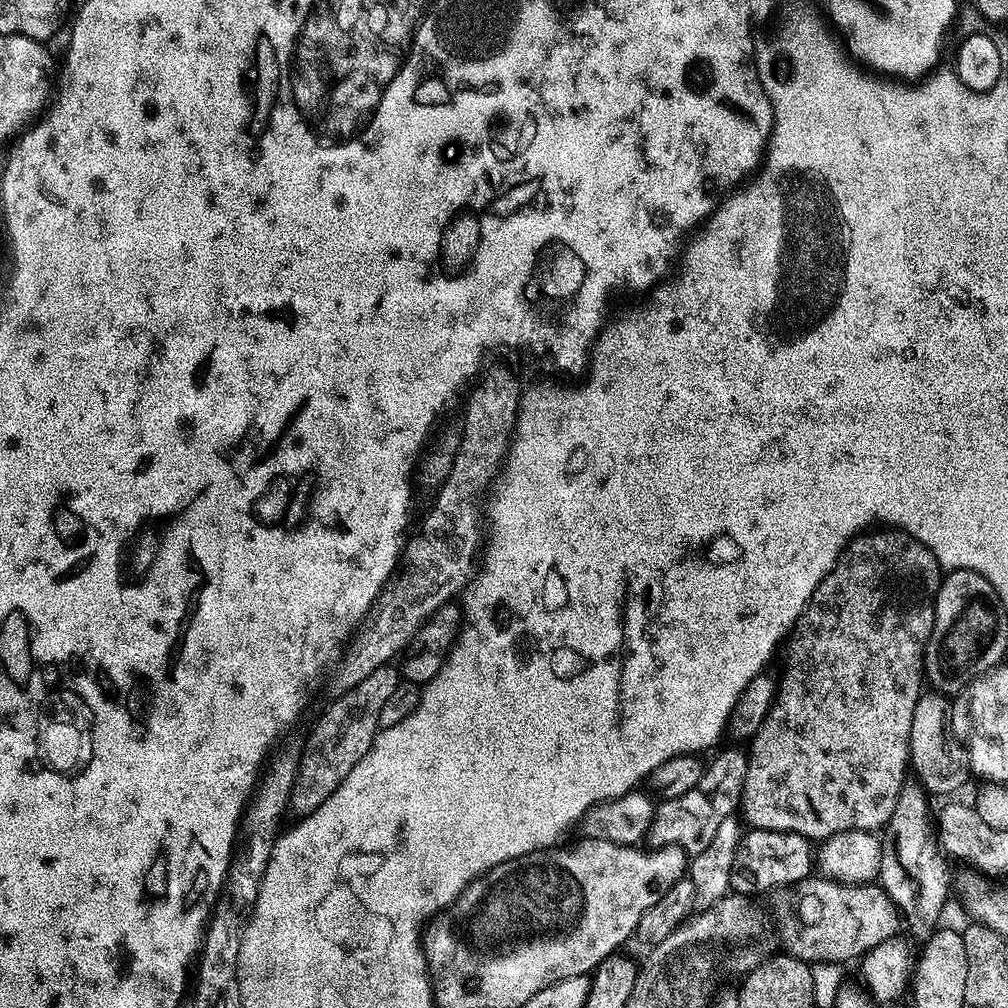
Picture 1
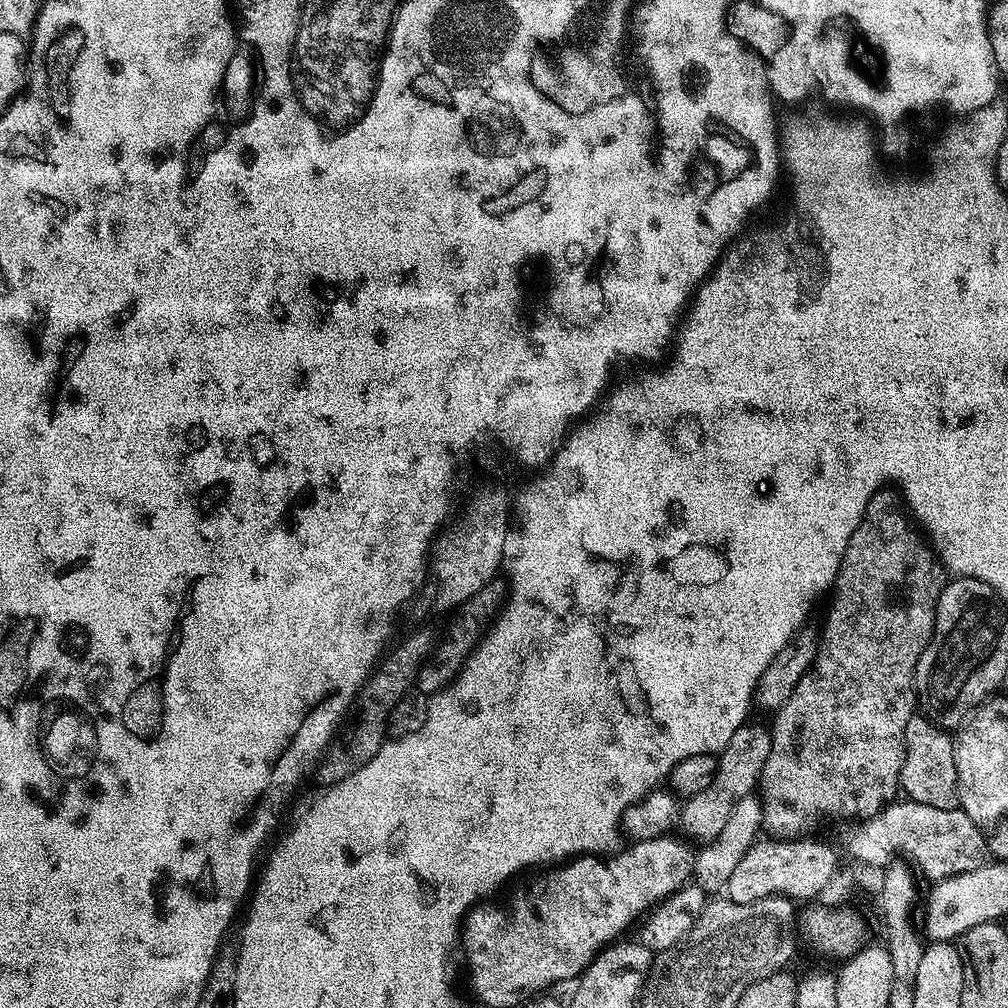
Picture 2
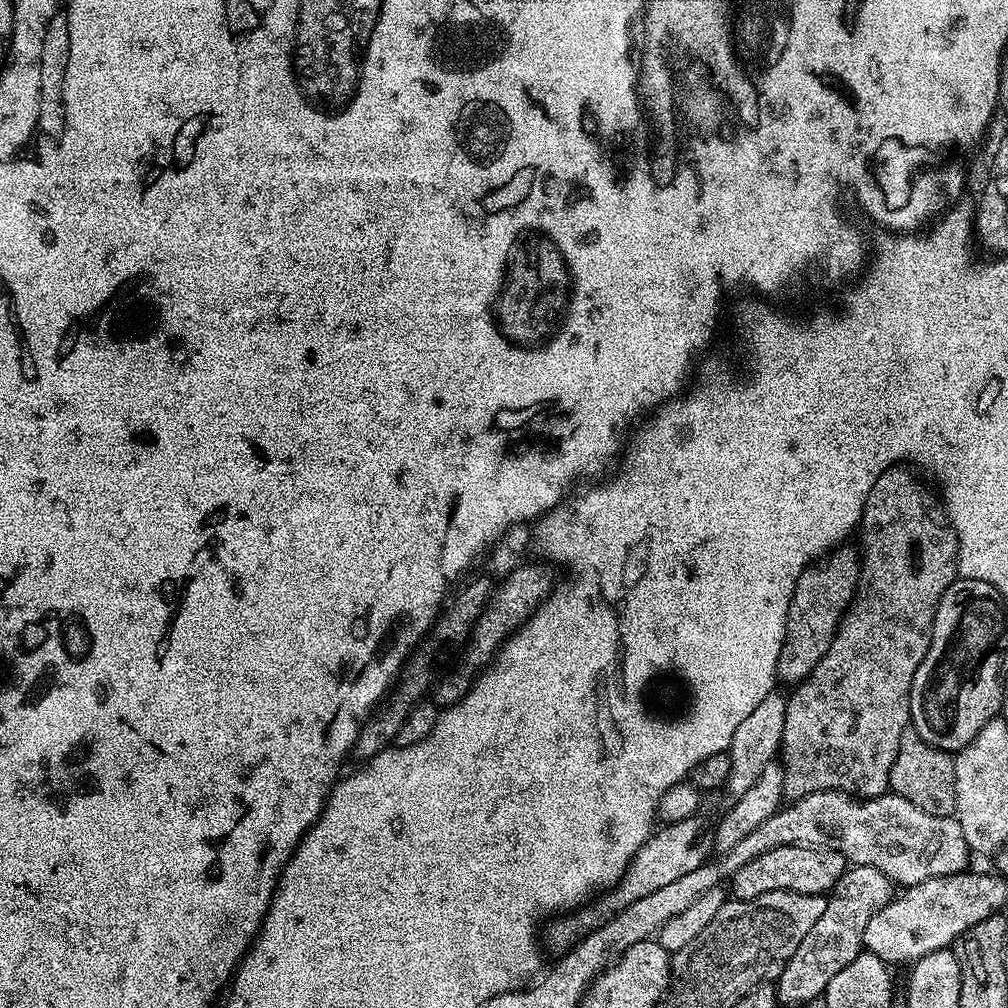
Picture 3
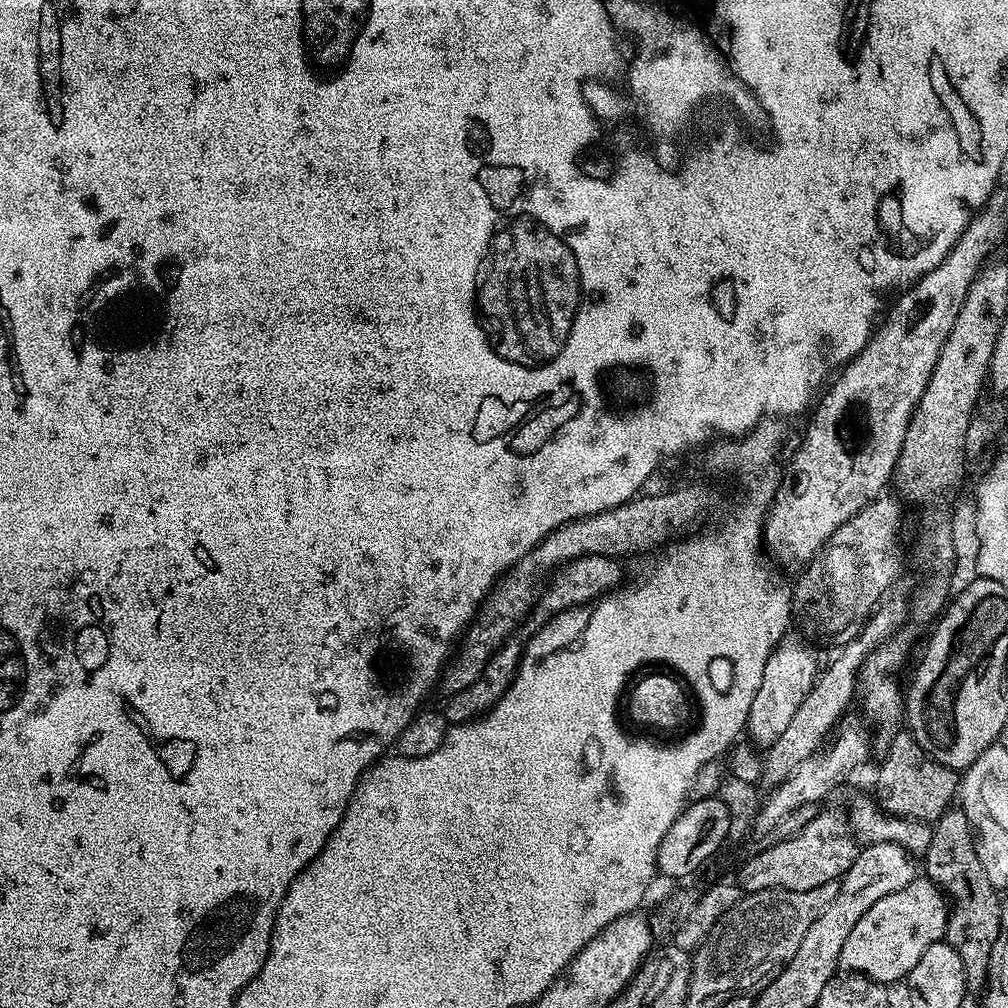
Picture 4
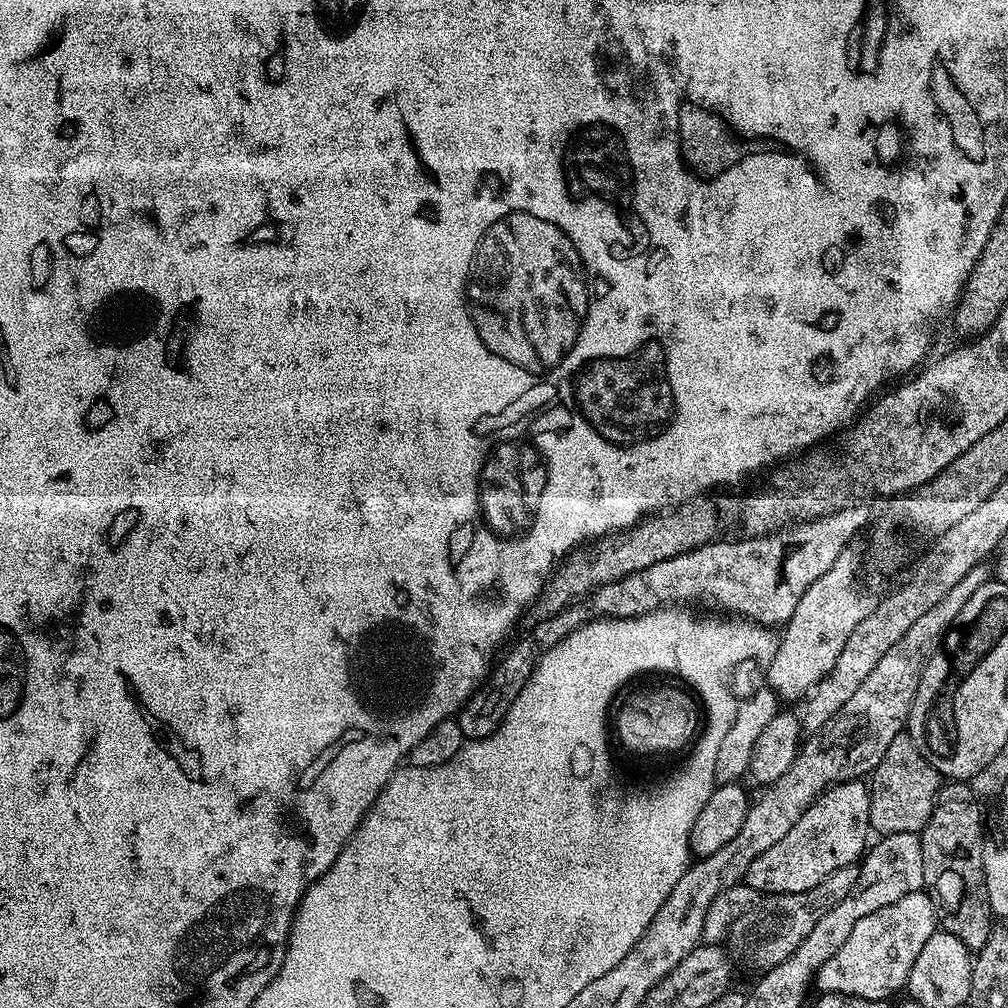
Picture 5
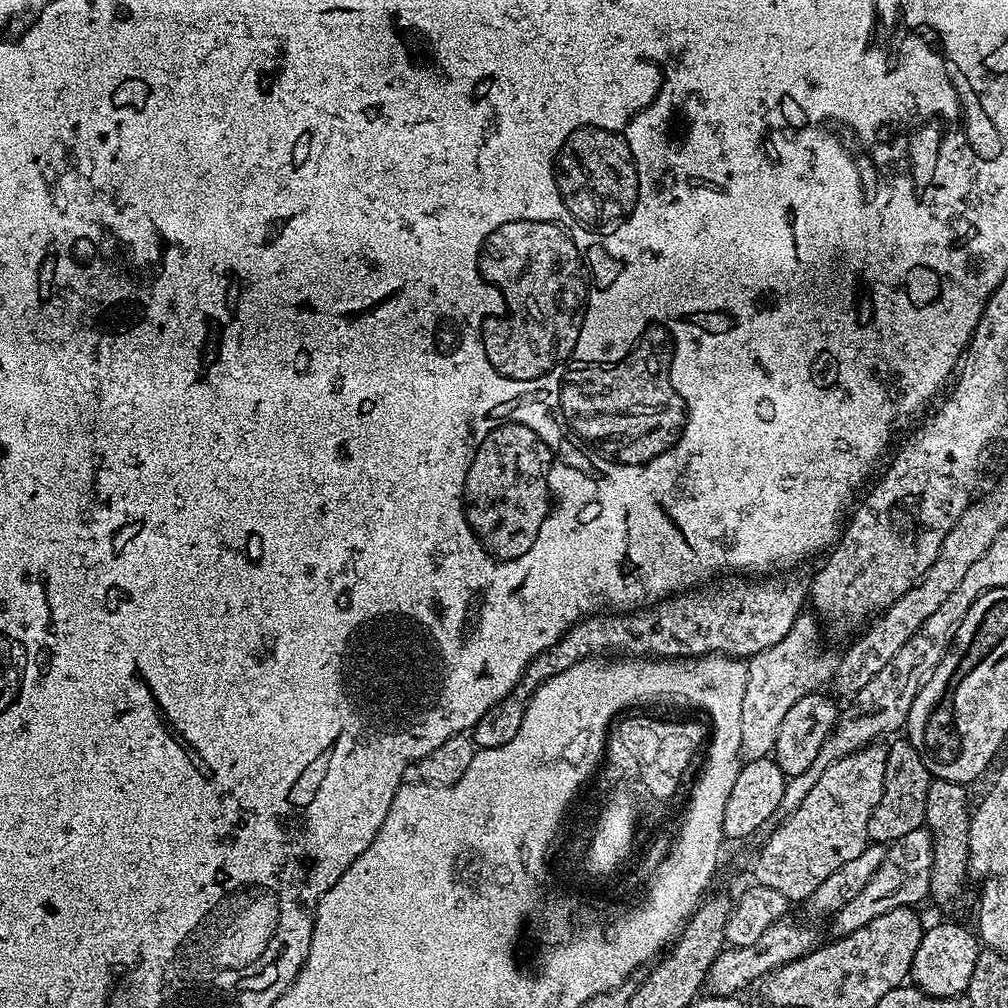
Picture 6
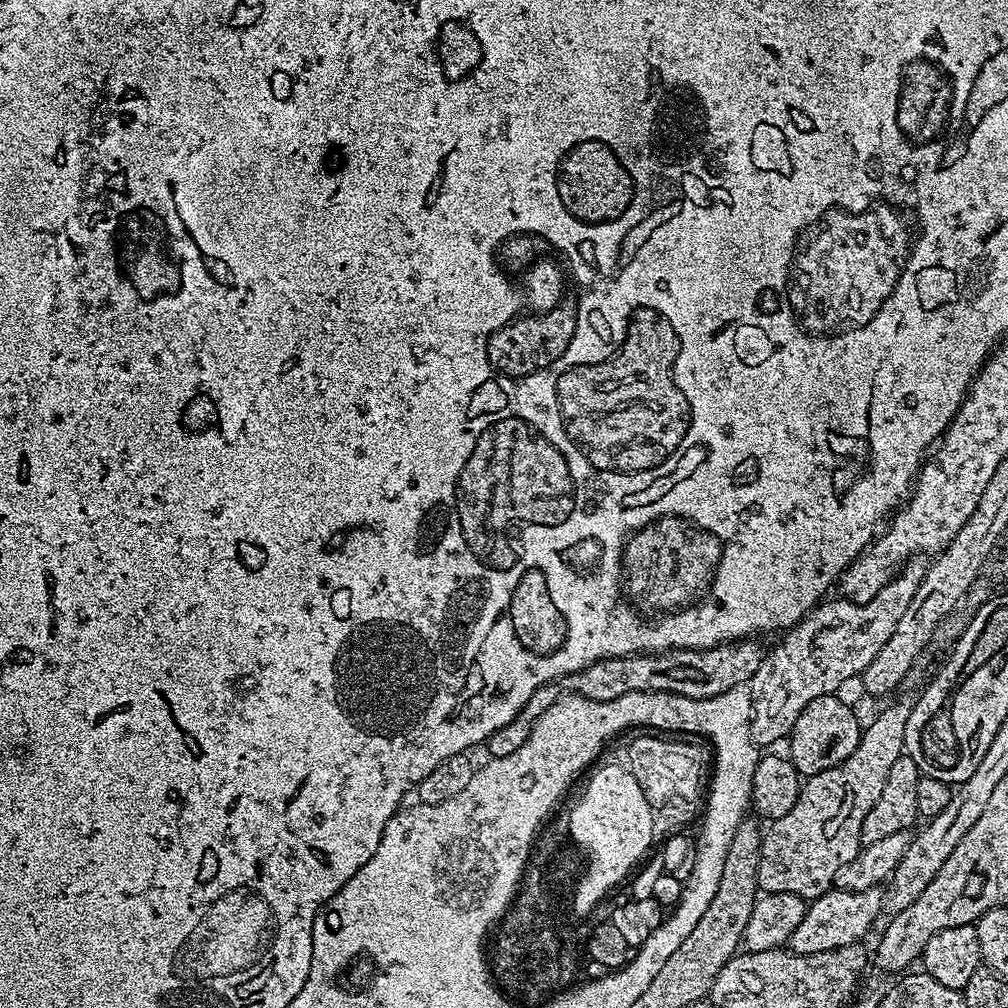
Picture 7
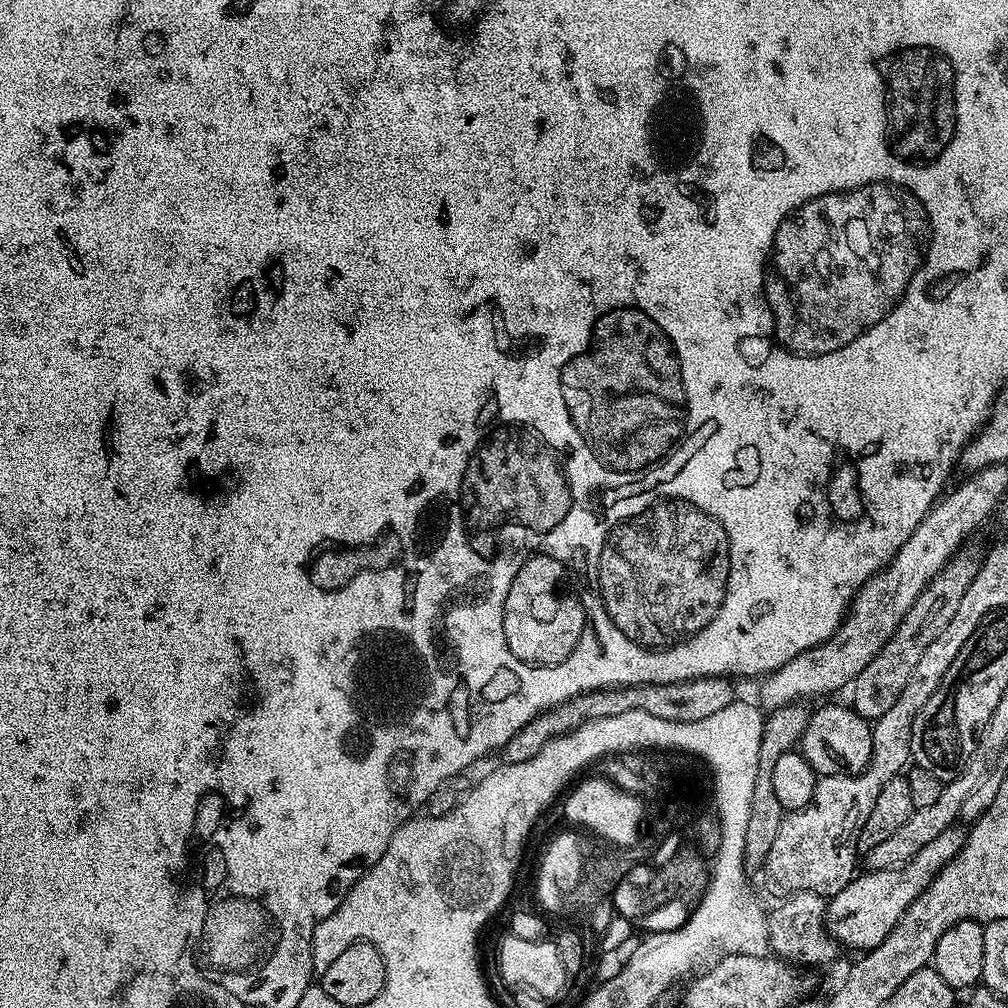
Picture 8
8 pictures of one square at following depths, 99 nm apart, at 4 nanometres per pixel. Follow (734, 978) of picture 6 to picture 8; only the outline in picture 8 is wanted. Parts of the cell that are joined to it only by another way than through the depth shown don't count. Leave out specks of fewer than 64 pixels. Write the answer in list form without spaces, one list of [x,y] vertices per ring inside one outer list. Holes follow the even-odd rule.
[[[953,826],[942,830],[930,846],[922,846],[918,854],[906,866],[898,866],[894,870],[878,870],[877,872],[865,871],[863,874],[853,876],[851,882],[838,894],[828,900],[828,913],[824,916],[824,922],[828,925],[828,932],[837,945],[848,948],[860,948],[867,950],[878,947],[898,926],[898,918],[906,914],[910,902],[930,886],[930,882],[950,863],[958,854],[958,850],[964,845],[965,829]]]

